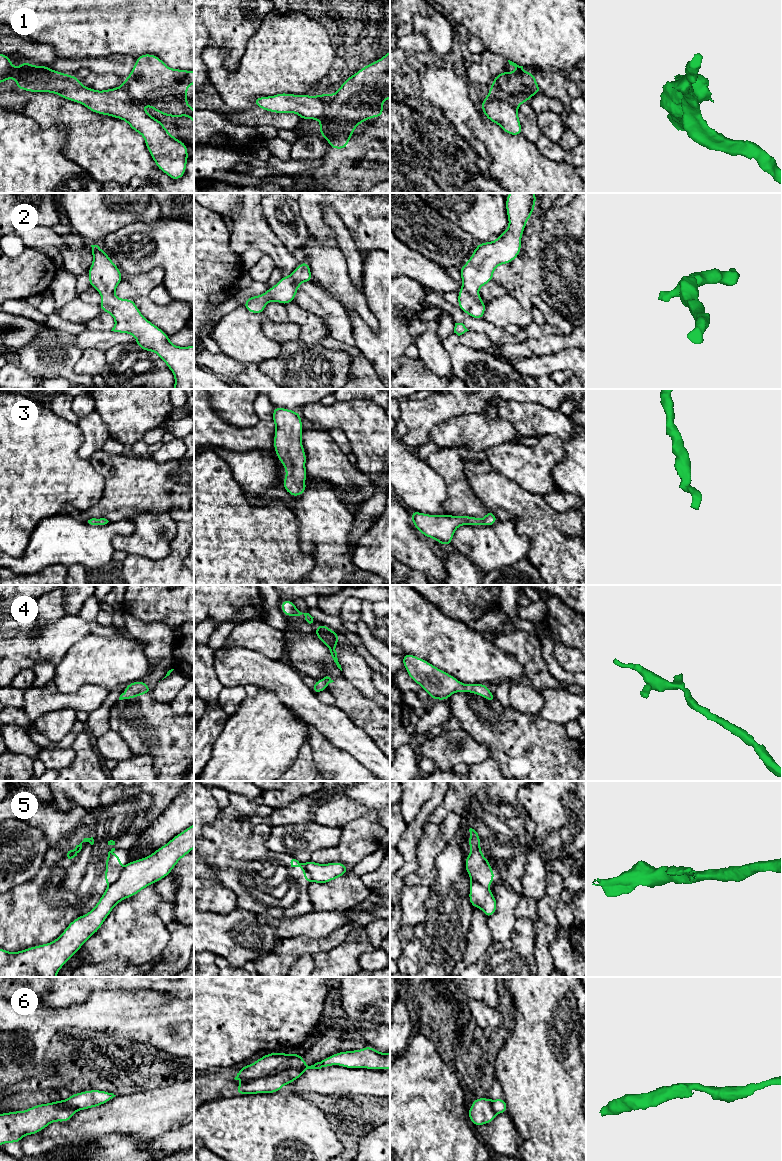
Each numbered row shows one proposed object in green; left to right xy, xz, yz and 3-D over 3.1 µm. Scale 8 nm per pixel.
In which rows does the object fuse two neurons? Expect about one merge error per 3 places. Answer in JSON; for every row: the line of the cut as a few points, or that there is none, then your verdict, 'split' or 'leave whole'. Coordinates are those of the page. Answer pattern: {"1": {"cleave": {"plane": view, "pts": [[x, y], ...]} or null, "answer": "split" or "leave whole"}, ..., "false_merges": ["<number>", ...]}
{"1": {"cleave": {"plane": "yz", "pts": [[488, 93], [504, 97], [516, 108]]}, "answer": "split"}, "2": {"cleave": null, "answer": "leave whole"}, "3": {"cleave": null, "answer": "leave whole"}, "4": {"cleave": null, "answer": "leave whole"}, "5": {"cleave": {"plane": "xz", "pts": [[303, 864], [312, 881]]}, "answer": "split"}, "6": {"cleave": {"plane": "xz", "pts": [[305, 1065], [247, 1082]]}, "answer": "split"}, "false_merges": ["1", "5", "6"]}

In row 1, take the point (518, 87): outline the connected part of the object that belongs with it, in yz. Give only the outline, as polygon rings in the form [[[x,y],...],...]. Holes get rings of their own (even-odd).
[[[508,60],[509,64],[516,68],[514,73],[504,71],[494,76],[489,89],[489,95],[497,95],[506,98],[513,107],[518,108],[522,103],[538,93],[541,93],[534,73],[525,72],[523,66]]]

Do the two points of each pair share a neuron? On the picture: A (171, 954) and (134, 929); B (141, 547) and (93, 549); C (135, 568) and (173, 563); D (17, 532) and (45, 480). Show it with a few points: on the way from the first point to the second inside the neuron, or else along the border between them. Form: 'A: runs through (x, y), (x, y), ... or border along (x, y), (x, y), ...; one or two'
A: border along (166, 926), (168, 944), (156, 959), (145, 963); two
B: border along (132, 533), (116, 536), (112, 541), (114, 550); two
C: runs through (144, 568), (164, 568); one
D: runs through (17, 519), (17, 508), (32, 493); one

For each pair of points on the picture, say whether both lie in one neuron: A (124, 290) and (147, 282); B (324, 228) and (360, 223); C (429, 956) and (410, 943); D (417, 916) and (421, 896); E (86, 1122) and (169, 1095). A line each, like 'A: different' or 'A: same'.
A: same
B: same
C: different
D: same
E: same

